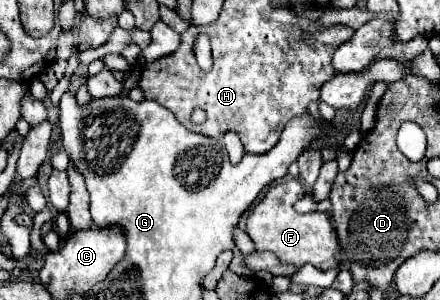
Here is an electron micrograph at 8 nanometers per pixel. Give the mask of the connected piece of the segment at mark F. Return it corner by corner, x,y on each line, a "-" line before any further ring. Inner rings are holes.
284,179
274,183
264,199
248,215
248,235
254,241
256,251
272,251
282,263
292,263
298,267
310,263
318,269
338,269
340,243
332,225
332,217
328,211
312,211
306,215
296,213
294,203
304,195
306,189
298,179

